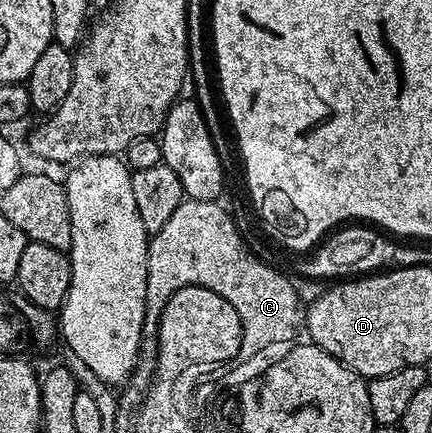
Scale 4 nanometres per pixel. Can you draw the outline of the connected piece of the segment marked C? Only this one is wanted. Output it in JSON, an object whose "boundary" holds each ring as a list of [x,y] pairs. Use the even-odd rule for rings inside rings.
{"boundary":[[[195,199],[181,202],[171,220],[167,220],[167,224],[150,237],[143,336],[151,338],[156,335],[157,323],[160,323],[165,306],[174,294],[193,288],[189,286],[198,286],[198,291],[210,290],[223,296],[223,300],[239,312],[240,357],[253,358],[268,346],[277,346],[280,342],[292,343],[292,338],[300,330],[302,333],[303,302],[301,306],[296,288],[275,267],[260,262],[245,247],[232,216],[221,205],[220,201]]]}

